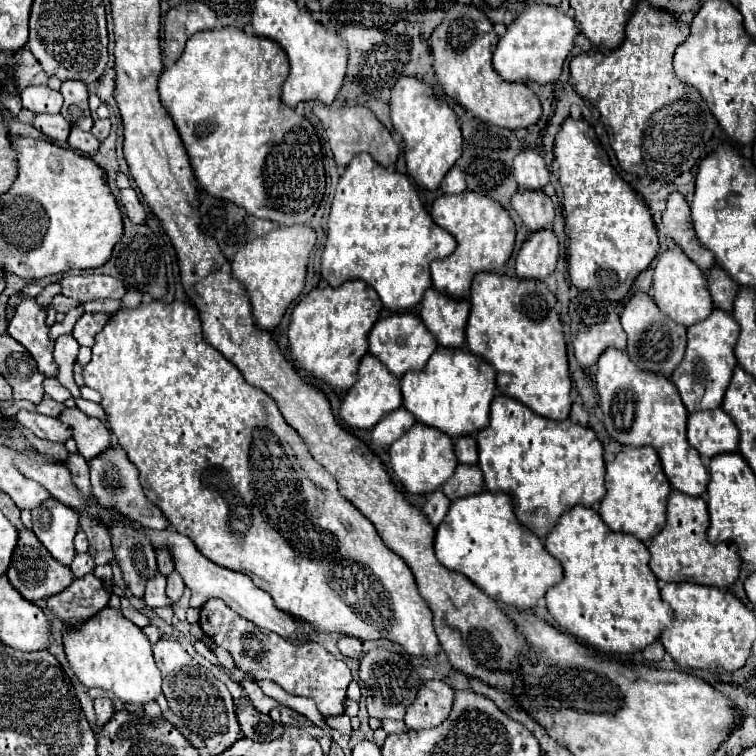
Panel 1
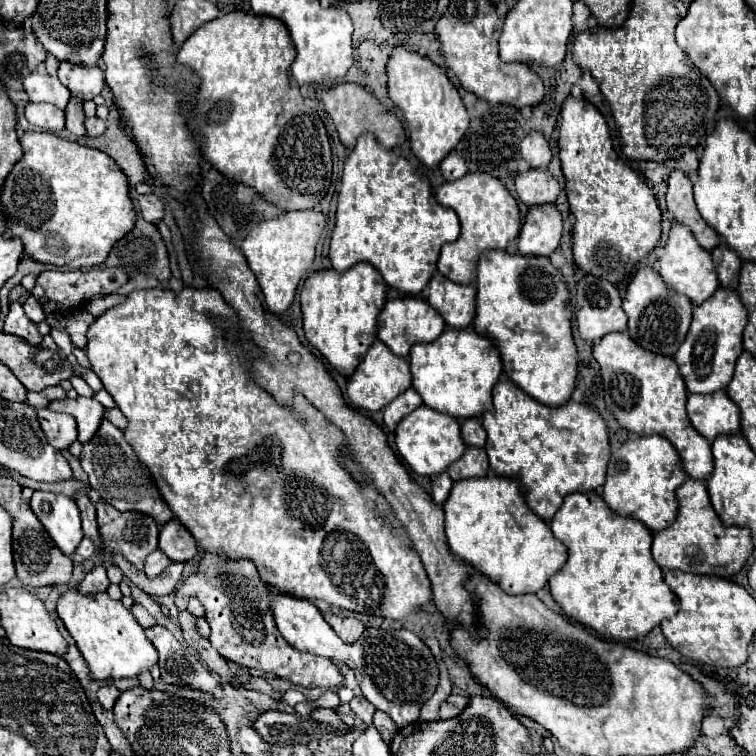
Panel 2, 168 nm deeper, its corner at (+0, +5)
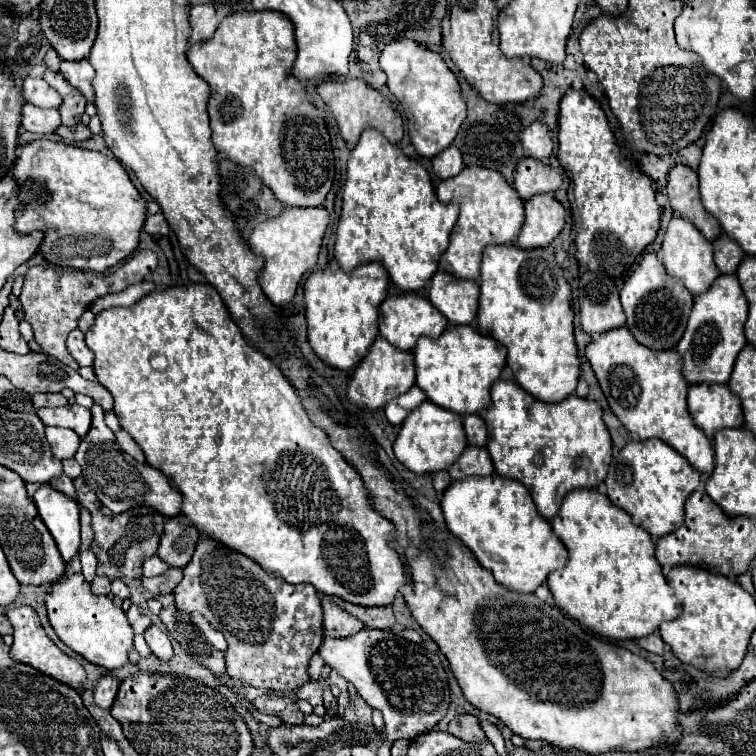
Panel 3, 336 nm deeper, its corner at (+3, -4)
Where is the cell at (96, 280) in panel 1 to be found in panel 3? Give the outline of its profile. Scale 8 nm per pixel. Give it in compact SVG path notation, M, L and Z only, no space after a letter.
M139 250L131 258L127 258L113 274L95 274L95 272L81 272L57 266L35 266L25 276L25 286L19 296L25 320L31 324L35 340L41 344L41 350L55 356L63 364L79 370L79 364L67 352L65 340L73 328L77 328L79 316L101 296L115 294L125 290L127 286L141 282L147 274L157 268L157 256L151 250Z

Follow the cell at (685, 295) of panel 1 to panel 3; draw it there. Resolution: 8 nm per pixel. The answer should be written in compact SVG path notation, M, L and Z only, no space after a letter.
M673 216L665 238L663 238L663 246L661 246L661 262L667 268L667 274L681 280L683 286L693 294L699 296L703 292L709 290L709 286L713 284L713 280L719 276L719 270L713 262L713 248L711 242L707 242L703 238L703 234L685 218L677 218Z

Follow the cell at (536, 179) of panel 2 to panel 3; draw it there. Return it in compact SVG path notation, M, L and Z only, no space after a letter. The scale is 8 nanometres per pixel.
M523 158L517 164L513 188L521 200L529 200L537 194L555 194L561 188L561 174L543 162Z

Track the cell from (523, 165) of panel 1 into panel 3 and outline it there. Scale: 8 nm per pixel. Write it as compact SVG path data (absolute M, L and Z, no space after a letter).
M533 122L523 132L521 144L523 144L525 156L531 156L531 158L541 160L541 162L545 162L553 152L553 142L551 142L549 128L545 124L541 124L541 122Z

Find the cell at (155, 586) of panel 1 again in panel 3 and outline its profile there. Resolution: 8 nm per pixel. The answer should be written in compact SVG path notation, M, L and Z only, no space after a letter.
M151 556L143 564L143 576L161 576L163 572L167 572L167 568L169 566L159 556Z

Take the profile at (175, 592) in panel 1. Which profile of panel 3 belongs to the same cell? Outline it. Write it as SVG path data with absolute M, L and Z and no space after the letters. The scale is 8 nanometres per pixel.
M169 568L165 574L155 576L155 578L141 578L143 588L147 588L153 596L161 596L161 594L171 594L175 590L175 586L181 582L183 578L183 570L179 568Z

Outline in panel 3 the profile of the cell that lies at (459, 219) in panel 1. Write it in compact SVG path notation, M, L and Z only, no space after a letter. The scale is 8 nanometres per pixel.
M471 166L459 176L437 186L443 204L459 204L459 220L451 232L451 244L439 260L439 270L461 280L477 280L481 254L491 244L515 244L523 226L523 200L495 170Z

